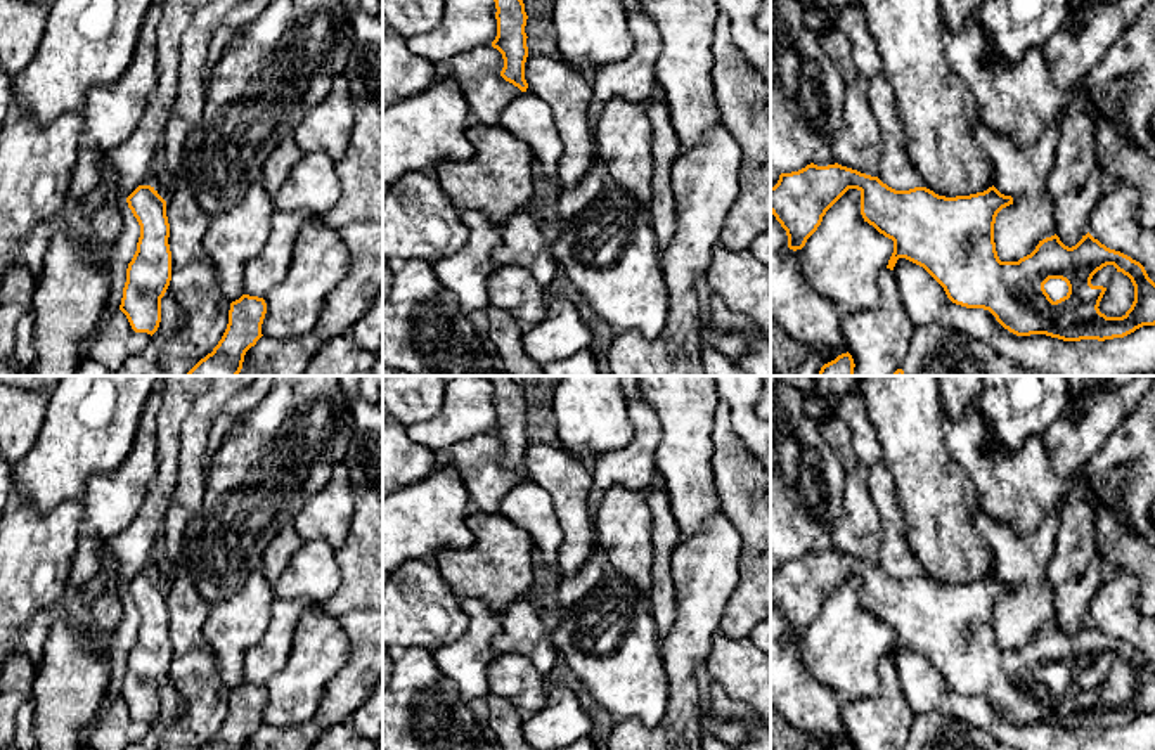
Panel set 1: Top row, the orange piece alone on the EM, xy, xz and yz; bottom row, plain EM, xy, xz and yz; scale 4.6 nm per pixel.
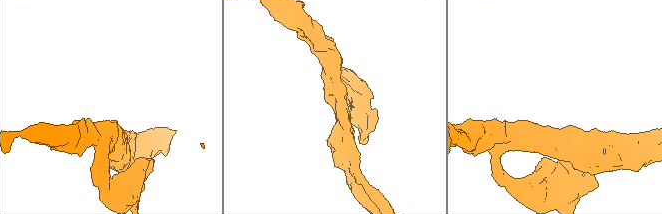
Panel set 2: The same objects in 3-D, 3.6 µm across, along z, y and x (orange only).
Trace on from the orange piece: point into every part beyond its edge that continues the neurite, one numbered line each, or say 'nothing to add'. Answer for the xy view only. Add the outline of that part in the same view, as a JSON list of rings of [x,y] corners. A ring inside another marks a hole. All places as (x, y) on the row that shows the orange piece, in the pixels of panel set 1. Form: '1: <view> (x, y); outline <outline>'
nothing to add

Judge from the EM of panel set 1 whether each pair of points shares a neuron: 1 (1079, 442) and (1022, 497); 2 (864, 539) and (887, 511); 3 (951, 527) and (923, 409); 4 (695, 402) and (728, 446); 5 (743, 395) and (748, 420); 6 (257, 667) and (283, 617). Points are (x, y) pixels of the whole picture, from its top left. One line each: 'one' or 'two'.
1: two
2: two
3: one
4: two
5: one
6: one

